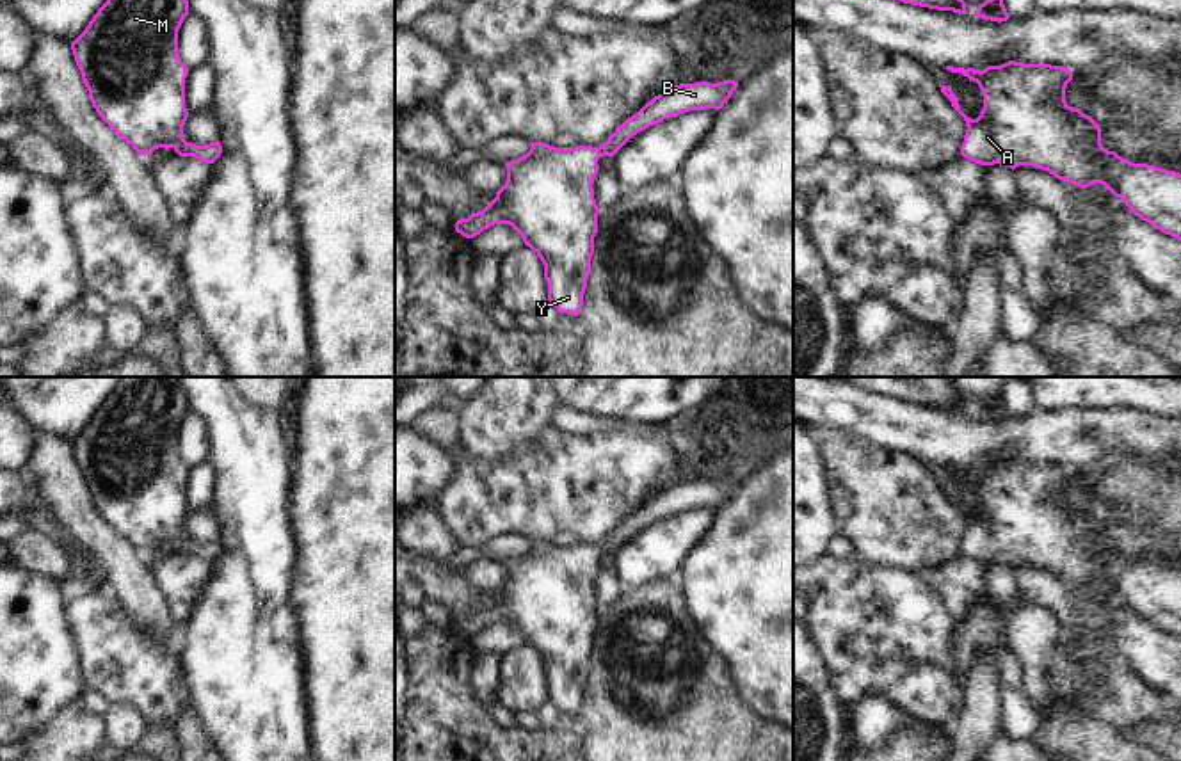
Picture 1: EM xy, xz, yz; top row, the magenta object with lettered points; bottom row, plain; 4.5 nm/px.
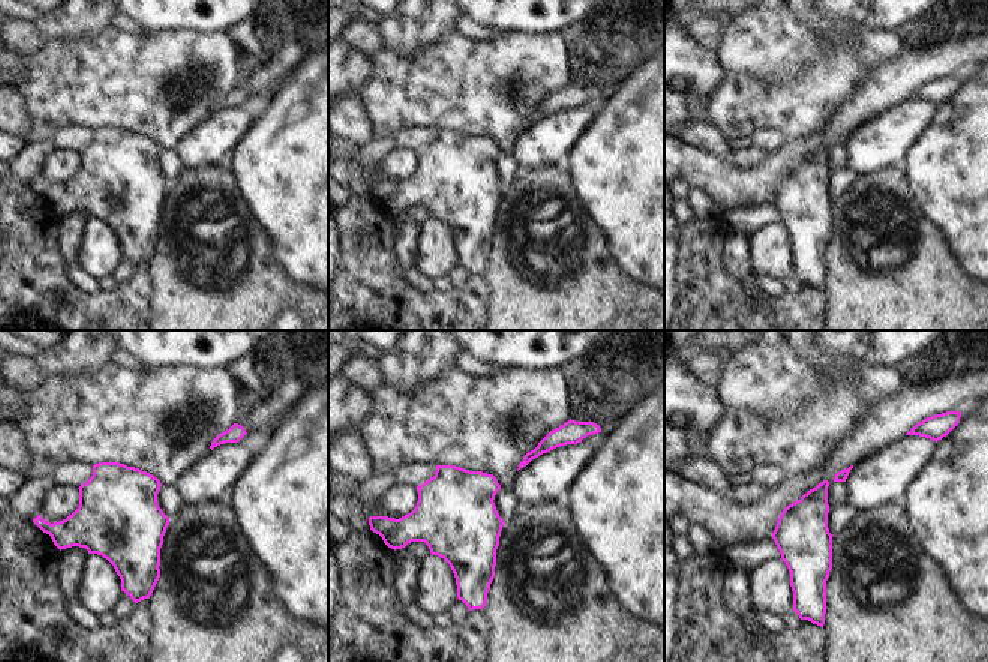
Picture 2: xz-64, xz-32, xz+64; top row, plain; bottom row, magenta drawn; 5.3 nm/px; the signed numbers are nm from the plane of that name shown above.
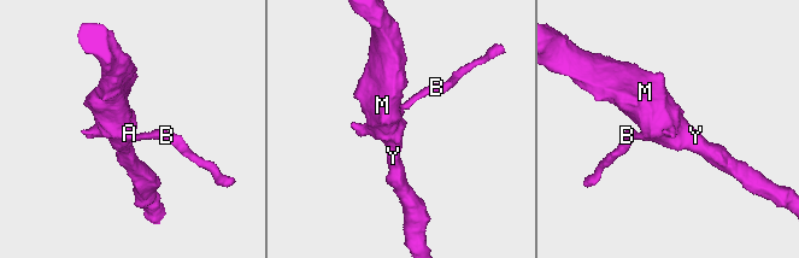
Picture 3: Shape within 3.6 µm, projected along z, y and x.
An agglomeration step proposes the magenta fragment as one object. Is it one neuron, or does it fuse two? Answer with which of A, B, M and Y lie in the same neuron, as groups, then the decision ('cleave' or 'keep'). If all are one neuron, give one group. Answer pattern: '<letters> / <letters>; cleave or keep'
A B M Y; keep

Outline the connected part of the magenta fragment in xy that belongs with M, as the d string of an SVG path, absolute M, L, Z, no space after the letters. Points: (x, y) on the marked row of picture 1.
M107 0L71 50L92 107L141 156L173 148L180 156L213 164L222 153L219 140L196 146L183 139L189 68L178 55L178 30L187 14L189 0Z

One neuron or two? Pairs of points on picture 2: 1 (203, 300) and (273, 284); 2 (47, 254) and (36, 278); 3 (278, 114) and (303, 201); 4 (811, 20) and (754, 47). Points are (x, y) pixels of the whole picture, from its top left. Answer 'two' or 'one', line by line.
1: one
2: one
3: one
4: one

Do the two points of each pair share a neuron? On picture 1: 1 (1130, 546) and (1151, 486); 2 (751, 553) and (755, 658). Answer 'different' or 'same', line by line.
1: same
2: same

